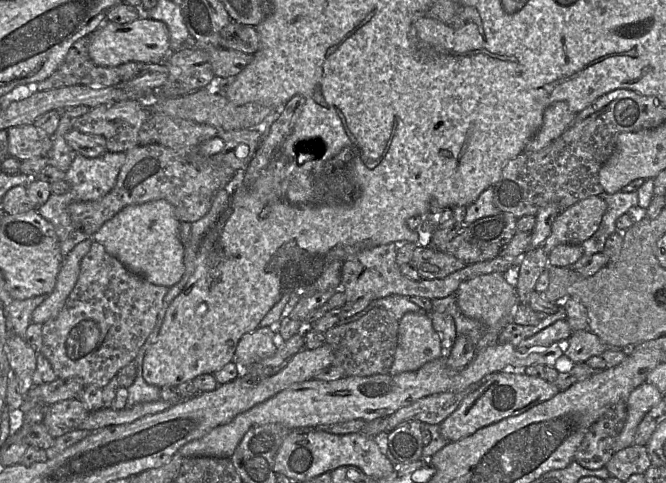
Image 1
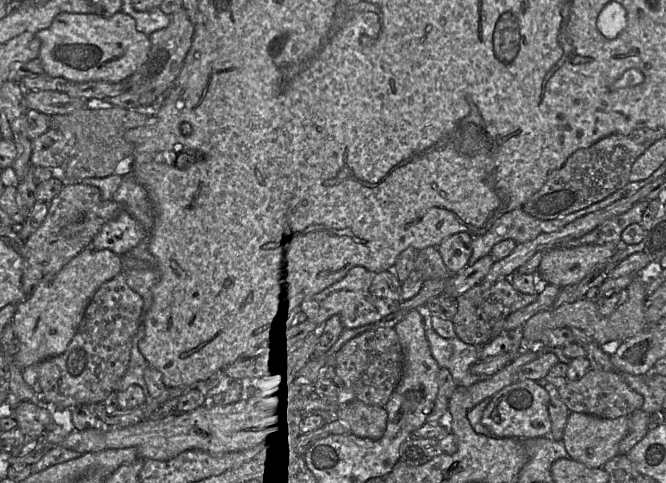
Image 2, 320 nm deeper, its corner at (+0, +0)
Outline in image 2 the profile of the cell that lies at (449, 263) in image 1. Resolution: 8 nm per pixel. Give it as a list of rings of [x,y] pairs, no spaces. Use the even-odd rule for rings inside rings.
[[[510,279],[498,281],[490,286],[479,283],[455,298],[457,313],[452,322],[456,334],[467,344],[483,347],[491,341],[493,327],[498,321],[505,320],[510,314],[534,302],[536,298],[537,293],[524,294],[515,290]]]

